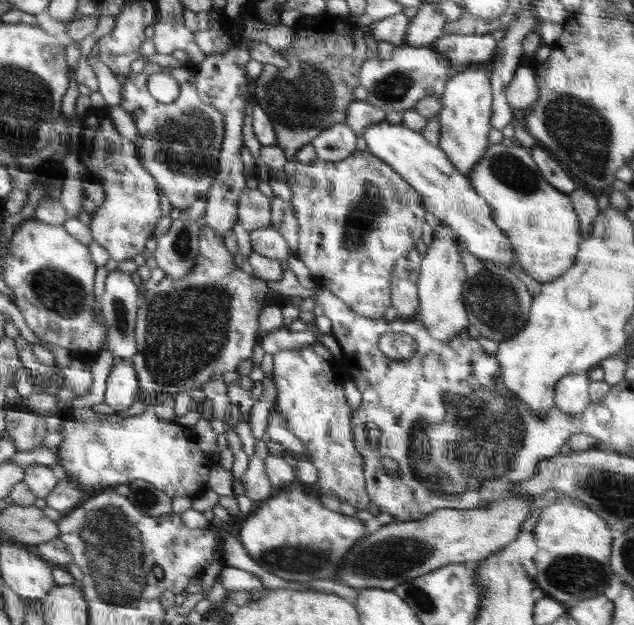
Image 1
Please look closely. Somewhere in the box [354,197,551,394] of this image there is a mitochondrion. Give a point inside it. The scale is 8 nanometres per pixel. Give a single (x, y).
(495, 304)

